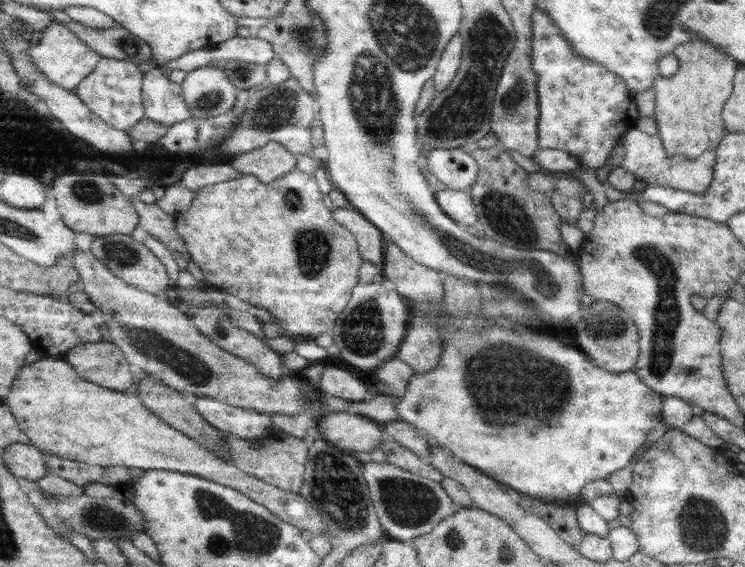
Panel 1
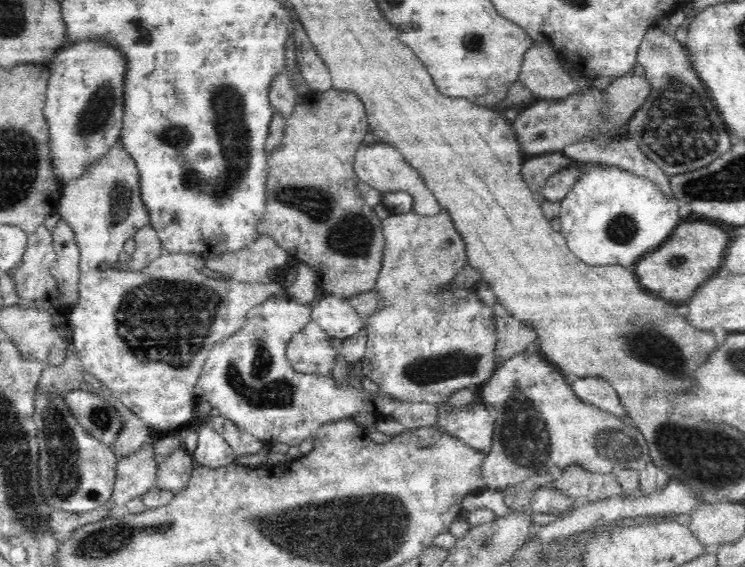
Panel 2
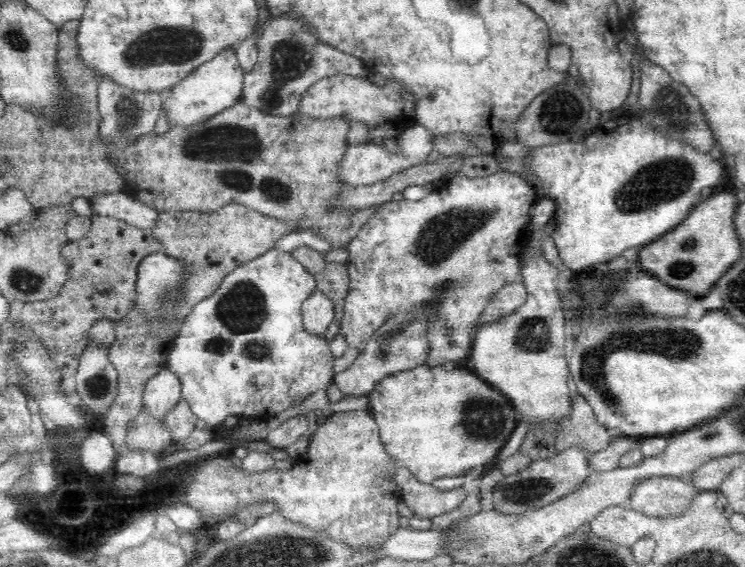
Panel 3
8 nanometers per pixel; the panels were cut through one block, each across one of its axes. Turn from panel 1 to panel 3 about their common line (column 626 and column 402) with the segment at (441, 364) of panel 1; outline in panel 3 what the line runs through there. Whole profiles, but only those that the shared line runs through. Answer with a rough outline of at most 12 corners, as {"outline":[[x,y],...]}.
{"outline":[[460,365],[369,392],[384,449],[424,484],[493,462],[519,421]]}

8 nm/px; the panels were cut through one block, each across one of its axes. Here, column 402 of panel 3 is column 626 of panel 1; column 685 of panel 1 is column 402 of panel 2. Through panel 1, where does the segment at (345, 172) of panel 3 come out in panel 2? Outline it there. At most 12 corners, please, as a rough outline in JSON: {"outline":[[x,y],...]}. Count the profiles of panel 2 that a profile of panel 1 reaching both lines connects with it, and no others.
{"outline":[[362,143],[356,177],[381,193],[413,198],[412,212],[442,211],[418,170],[396,148]]}

